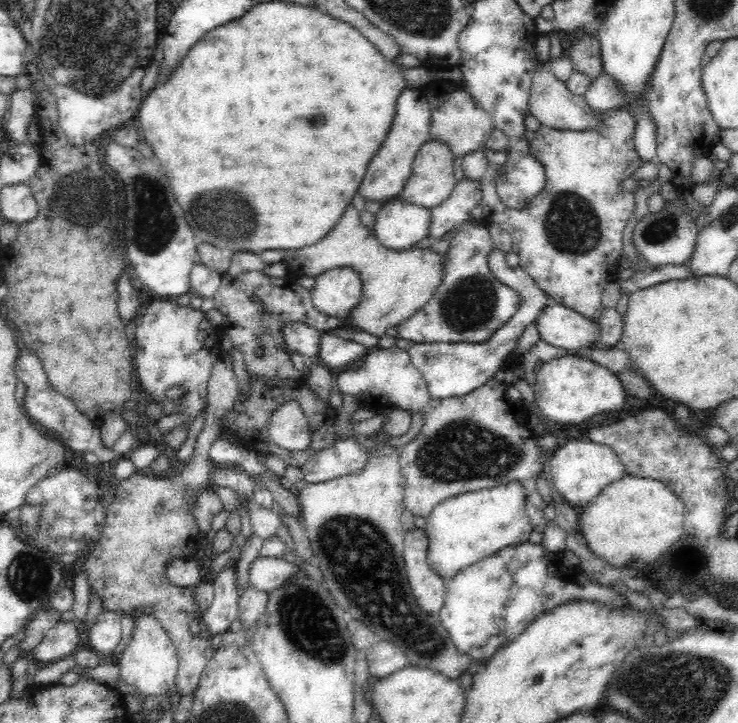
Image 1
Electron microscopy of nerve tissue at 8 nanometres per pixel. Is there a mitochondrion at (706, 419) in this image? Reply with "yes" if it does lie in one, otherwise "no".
no

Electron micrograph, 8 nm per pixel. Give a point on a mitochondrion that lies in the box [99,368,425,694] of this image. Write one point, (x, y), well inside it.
(310, 626)

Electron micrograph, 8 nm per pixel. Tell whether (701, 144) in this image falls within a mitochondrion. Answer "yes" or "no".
no

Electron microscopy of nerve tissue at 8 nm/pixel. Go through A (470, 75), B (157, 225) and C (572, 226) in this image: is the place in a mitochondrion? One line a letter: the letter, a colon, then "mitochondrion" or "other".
A: other
B: mitochondrion
C: mitochondrion

